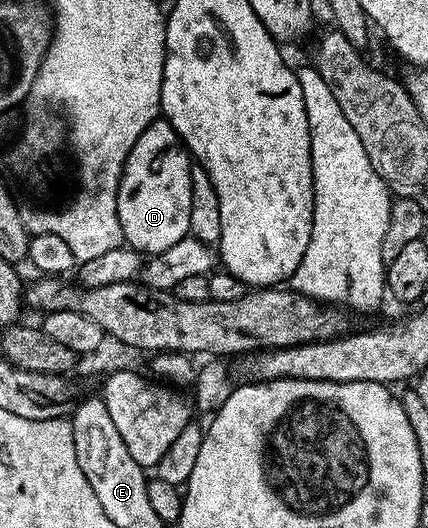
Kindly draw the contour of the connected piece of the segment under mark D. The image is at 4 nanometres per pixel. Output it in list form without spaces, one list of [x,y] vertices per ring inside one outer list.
[[[163,118],[134,142],[134,150],[124,163],[124,176],[118,186],[118,222],[122,222],[124,244],[141,254],[169,250],[189,235],[193,161],[174,126]]]

